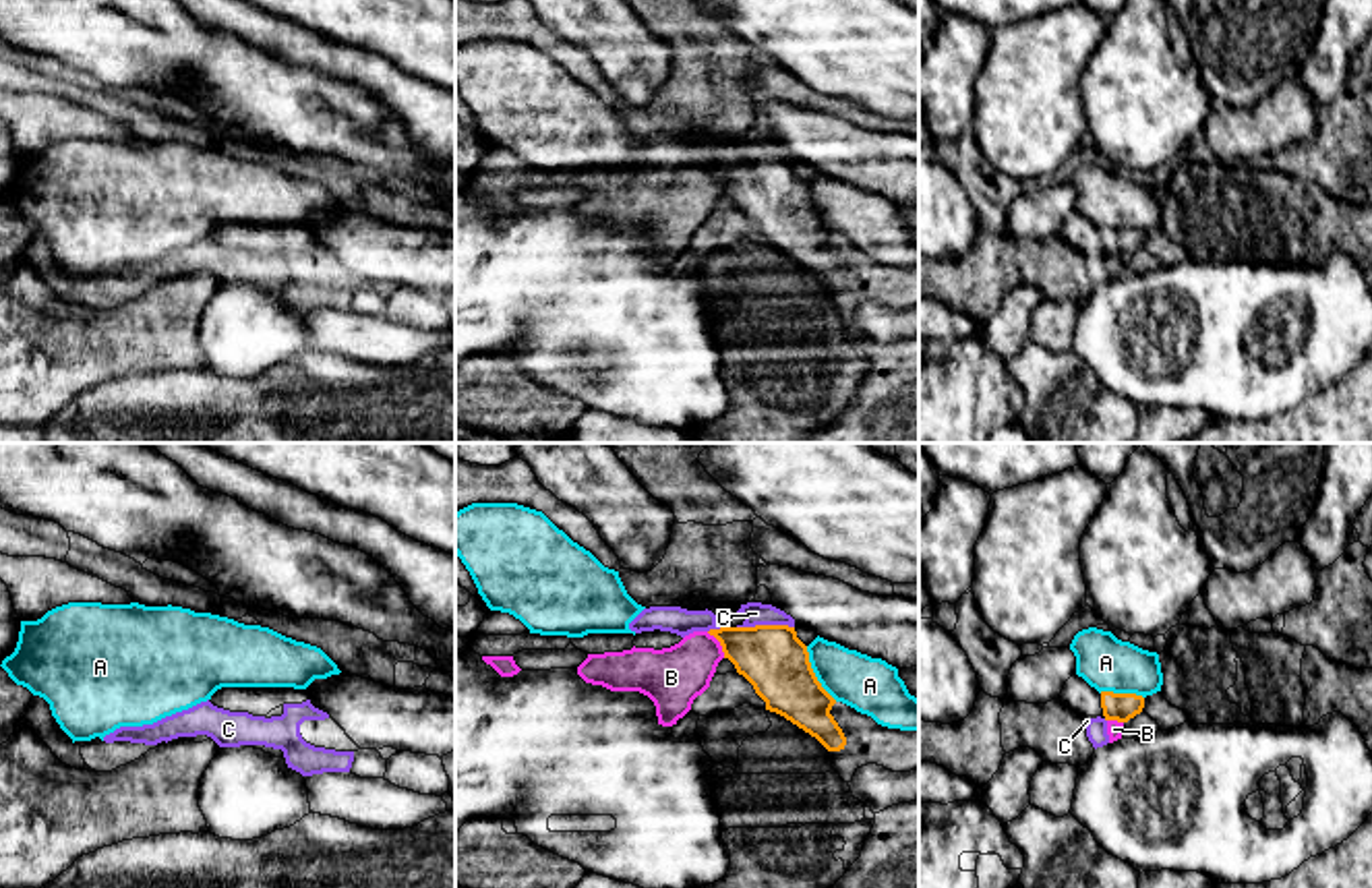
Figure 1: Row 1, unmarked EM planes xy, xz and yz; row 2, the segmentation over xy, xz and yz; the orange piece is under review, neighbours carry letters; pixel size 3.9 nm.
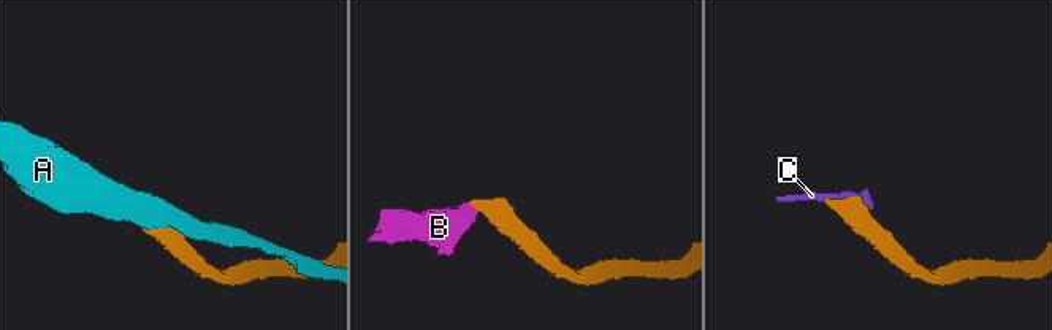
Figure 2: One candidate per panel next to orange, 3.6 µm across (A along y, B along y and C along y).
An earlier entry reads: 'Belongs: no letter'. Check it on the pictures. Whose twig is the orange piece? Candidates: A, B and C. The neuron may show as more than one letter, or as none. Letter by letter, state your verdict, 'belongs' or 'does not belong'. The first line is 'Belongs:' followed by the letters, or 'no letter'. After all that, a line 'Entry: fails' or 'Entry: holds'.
Belongs: no letter
A: does not belong
B: does not belong
C: does not belong
Entry: holds

